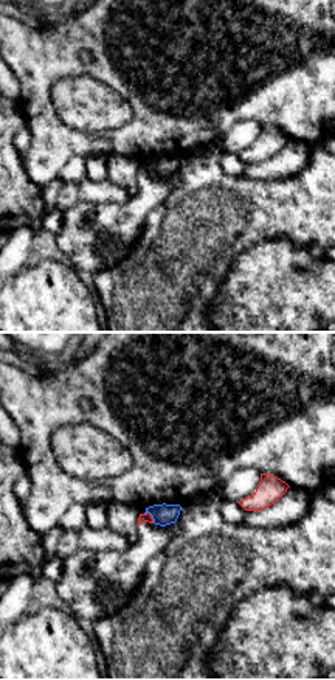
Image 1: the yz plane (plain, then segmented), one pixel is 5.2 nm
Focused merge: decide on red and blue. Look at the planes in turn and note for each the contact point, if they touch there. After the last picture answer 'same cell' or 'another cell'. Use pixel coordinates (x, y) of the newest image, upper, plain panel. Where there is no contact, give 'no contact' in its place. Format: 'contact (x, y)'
contact (151, 168)

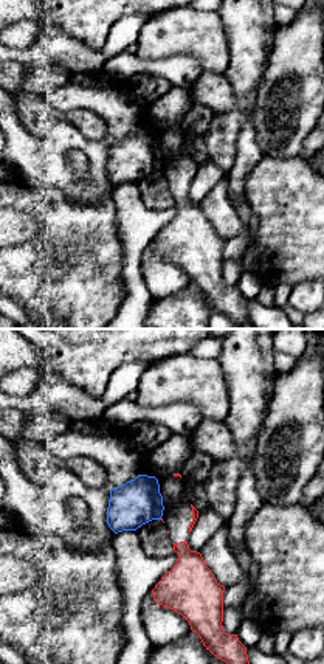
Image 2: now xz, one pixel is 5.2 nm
no contact

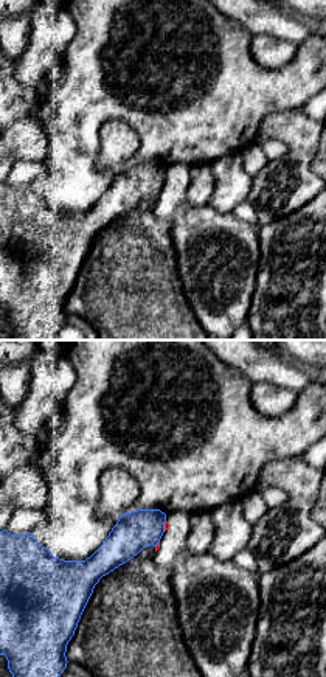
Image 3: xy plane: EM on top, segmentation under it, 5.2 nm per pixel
contact (165, 177)

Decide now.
another cell

